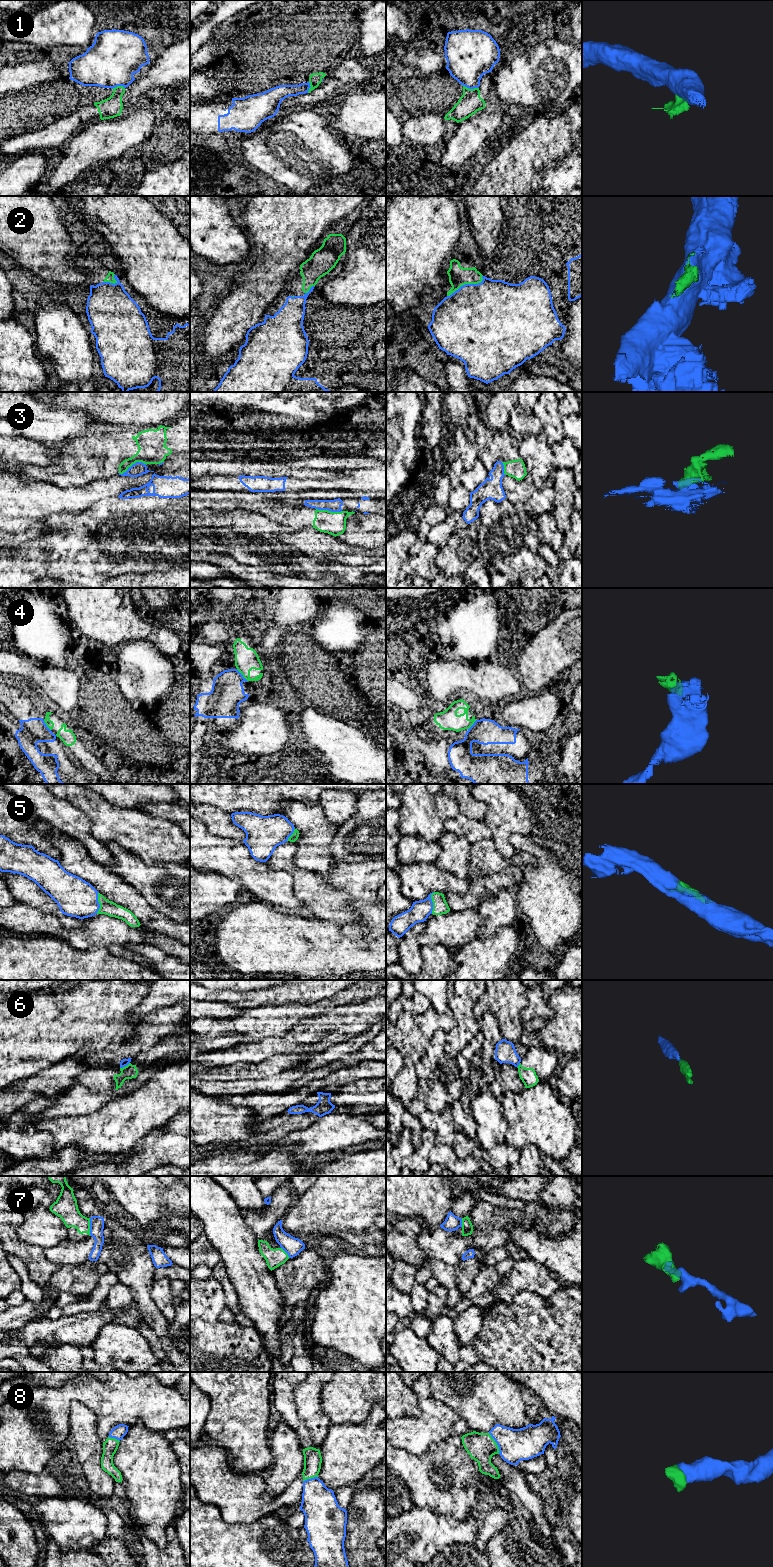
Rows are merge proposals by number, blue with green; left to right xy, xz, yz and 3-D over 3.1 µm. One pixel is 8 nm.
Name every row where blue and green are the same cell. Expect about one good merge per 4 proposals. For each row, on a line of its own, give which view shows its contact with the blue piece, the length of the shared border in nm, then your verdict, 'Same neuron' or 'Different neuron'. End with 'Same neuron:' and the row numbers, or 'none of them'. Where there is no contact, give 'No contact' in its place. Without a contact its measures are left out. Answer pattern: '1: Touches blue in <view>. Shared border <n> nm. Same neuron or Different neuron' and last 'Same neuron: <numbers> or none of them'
1: Touches blue in yz. Shared border 130 nm. Different neuron
2: Touches blue in yz. Shared border 340 nm. Same neuron
3: Touches blue in xy. Shared border 240 nm. Different neuron
4: Touches blue in xz. Shared border 140 nm. Different neuron
5: Touches blue in yz. Shared border 180 nm. Same neuron
6: Touches blue in xy. Shared border 90 nm. Different neuron
7: Touches blue in xy. Shared border 140 nm. Different neuron
8: Touches blue in yz. Shared border 190 nm. Same neuron
Same neuron: 2, 5, 8

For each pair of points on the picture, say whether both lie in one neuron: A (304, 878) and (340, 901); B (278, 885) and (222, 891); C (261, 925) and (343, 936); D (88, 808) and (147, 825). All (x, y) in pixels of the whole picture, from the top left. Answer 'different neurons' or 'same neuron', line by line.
A: same neuron
B: different neurons
C: same neuron
D: same neuron

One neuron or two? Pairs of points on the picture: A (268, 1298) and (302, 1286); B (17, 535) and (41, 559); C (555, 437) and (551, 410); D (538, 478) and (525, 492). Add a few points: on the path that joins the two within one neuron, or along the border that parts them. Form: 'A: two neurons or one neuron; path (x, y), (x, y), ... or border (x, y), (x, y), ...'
A: two neurons; border (272, 1271), (277, 1289), (289, 1310)
B: two neurons; border (46, 532), (40, 532), (17, 546), (10, 546)
C: one neuron; path (553, 430), (551, 417)
D: two neurons; border (528, 473), (531, 480), (538, 487), (543, 487)

